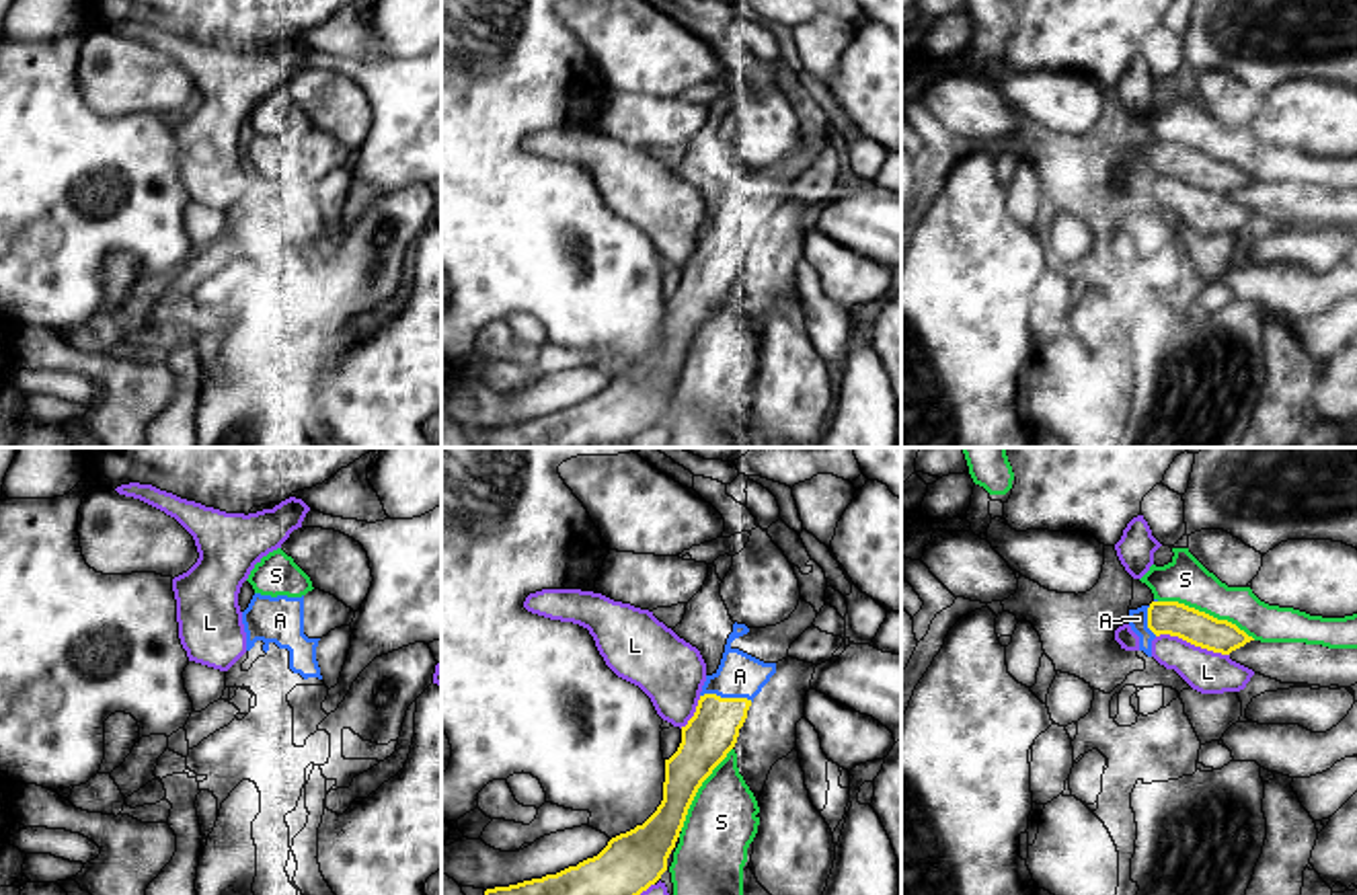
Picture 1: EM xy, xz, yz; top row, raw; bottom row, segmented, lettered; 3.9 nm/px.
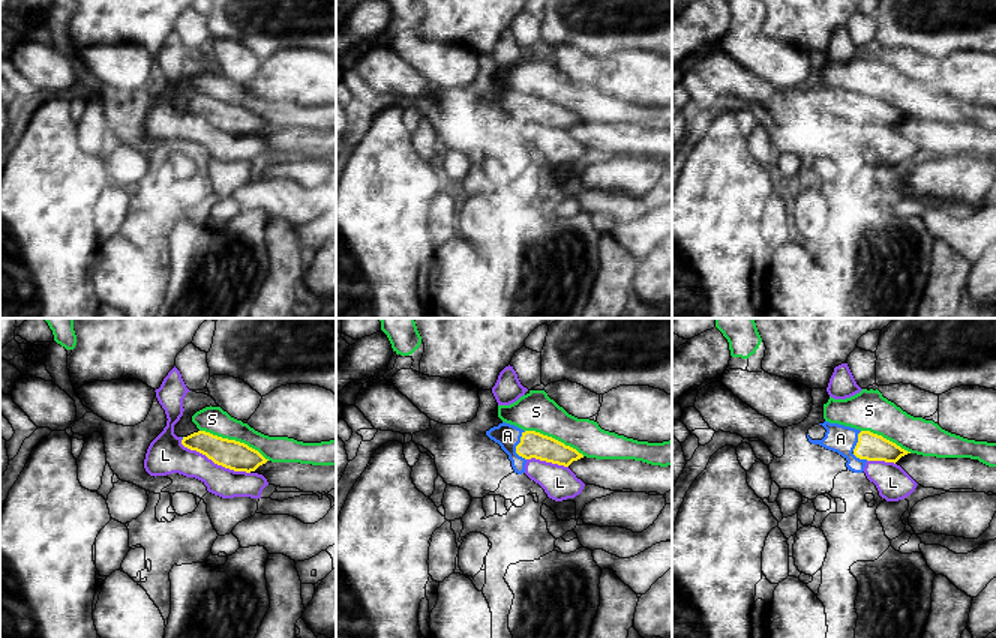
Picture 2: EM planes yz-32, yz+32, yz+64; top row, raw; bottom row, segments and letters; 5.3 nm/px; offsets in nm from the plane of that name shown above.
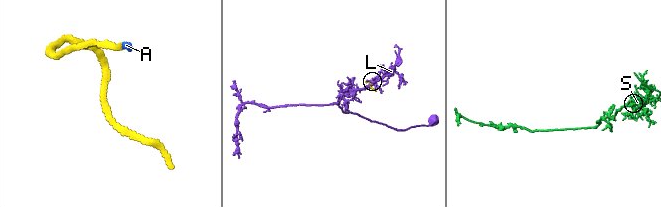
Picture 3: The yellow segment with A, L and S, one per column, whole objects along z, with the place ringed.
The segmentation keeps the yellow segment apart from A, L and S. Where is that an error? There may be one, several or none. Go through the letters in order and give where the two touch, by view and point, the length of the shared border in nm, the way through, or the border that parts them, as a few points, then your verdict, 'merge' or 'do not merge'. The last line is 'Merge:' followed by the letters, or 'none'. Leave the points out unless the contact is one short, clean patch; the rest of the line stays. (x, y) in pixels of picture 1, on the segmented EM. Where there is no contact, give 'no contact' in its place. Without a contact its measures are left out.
A: meets yellow in xz at (727, 698); contact 200 nm long; merge
L: meets yellow in yz at (1193, 643); contact 300 nm long; do not merge
S: meets yellow in yz at (1208, 614); contact 420 nm long; do not merge
Merge: A

